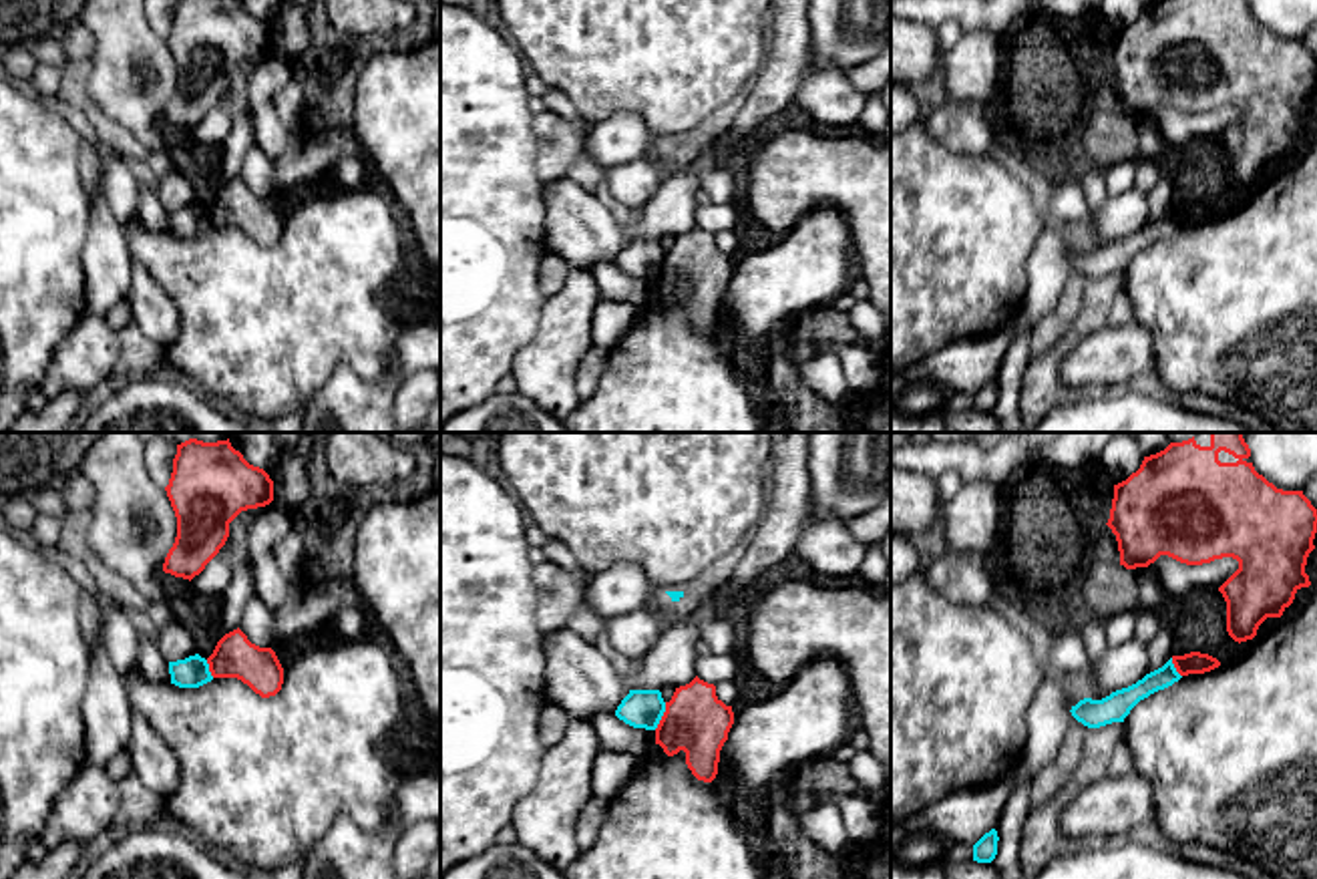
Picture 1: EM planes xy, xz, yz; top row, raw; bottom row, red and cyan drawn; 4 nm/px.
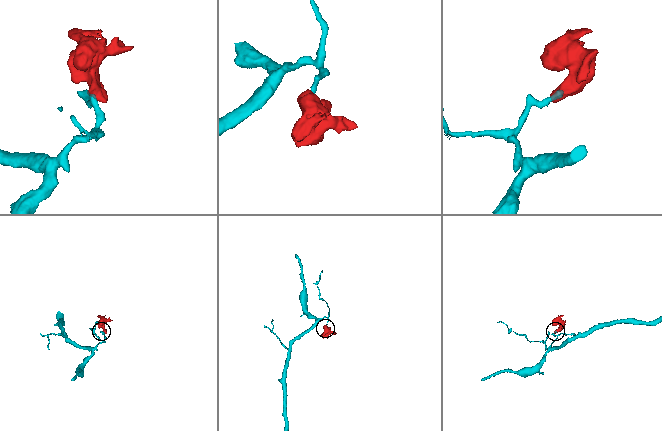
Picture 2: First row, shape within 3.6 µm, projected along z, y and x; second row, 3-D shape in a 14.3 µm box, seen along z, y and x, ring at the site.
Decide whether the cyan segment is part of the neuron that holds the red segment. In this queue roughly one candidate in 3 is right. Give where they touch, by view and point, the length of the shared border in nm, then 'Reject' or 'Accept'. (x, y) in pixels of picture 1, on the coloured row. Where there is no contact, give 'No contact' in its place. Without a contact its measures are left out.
Touches red at xz (662, 717). Shared border 120 nm. Reject

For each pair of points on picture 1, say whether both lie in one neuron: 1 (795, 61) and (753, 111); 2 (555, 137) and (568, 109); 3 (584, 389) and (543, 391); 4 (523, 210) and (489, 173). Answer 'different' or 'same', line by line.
1: same
2: different
3: different
4: same

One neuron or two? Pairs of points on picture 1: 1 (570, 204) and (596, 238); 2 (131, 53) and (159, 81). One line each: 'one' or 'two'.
1: one
2: one

